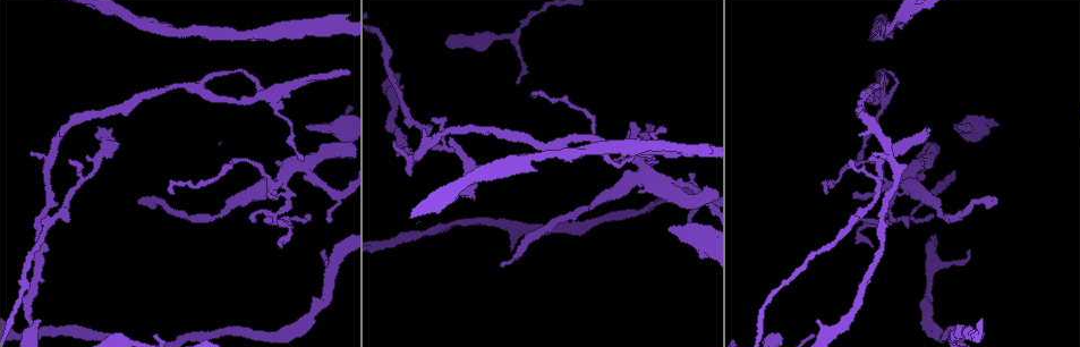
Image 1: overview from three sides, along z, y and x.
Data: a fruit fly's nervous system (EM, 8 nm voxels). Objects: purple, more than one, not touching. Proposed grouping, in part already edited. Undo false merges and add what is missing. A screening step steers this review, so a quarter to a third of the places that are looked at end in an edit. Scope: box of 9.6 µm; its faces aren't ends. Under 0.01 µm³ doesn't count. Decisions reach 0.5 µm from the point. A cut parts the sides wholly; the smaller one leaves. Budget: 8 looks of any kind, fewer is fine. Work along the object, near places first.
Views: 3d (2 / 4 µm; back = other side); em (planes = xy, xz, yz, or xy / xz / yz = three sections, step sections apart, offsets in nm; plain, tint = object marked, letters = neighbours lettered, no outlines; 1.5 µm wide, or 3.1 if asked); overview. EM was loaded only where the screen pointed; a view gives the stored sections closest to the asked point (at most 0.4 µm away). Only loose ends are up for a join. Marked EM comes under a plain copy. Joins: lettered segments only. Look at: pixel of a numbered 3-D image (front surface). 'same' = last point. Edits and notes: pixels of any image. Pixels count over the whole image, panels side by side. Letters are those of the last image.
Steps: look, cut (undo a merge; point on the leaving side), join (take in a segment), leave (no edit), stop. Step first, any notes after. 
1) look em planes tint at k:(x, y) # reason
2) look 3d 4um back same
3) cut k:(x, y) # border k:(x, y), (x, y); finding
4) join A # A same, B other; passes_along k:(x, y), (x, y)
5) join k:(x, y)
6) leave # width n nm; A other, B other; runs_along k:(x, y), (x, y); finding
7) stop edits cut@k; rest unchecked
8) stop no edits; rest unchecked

look 3d 4um at 1:(322, 251) # an open end

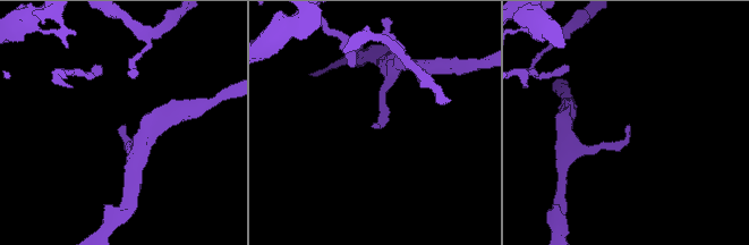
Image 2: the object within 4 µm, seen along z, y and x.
look em planes tint at 2:(376, 128) # need the tissue

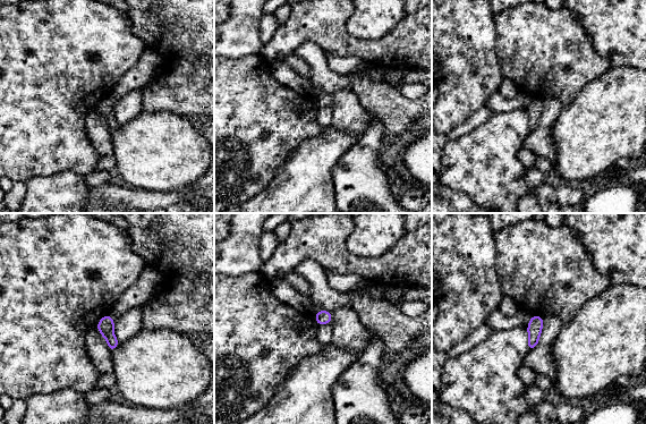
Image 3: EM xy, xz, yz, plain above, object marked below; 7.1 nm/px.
look em planes letters same # see the neighbours

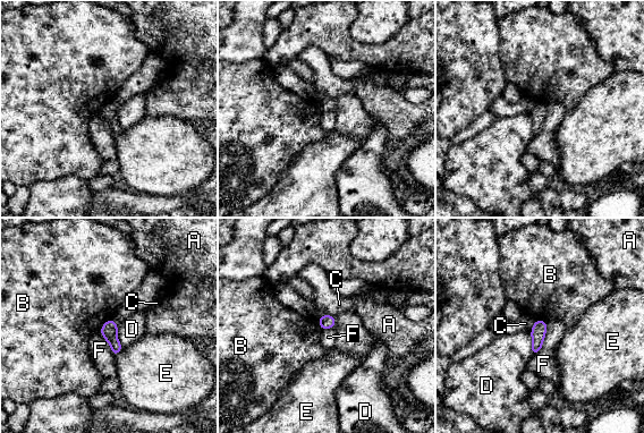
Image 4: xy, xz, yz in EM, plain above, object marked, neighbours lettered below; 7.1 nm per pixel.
leave # A other, B other, C other, D other, E other, F other; border 4:(548, 327), (542, 347), (532, 355); none of them fits

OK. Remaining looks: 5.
look em xy step 4 tint at 1:(641, 167) # looks like a crossing

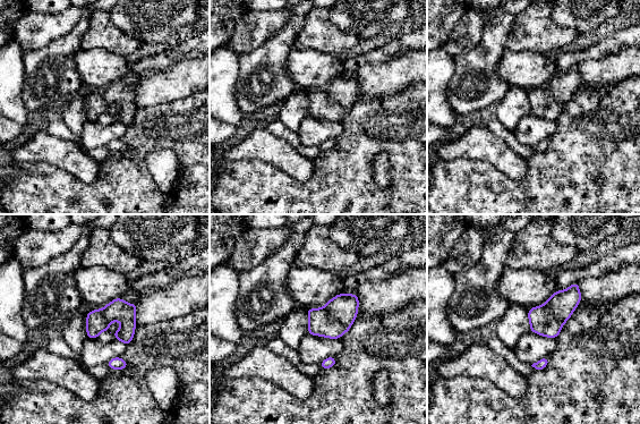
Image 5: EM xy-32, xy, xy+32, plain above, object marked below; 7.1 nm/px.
look em planes letters same

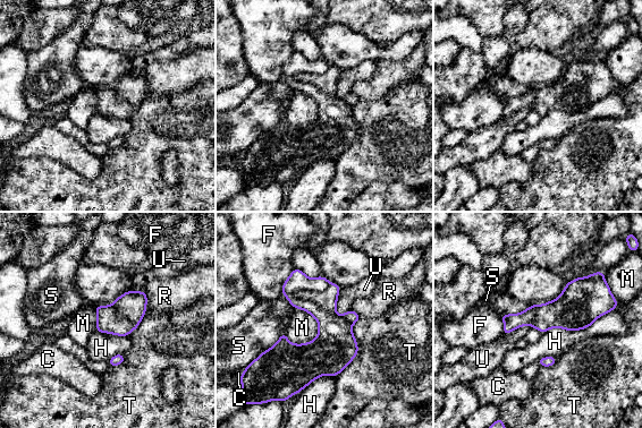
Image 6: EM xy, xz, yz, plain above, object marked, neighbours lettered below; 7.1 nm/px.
cut 6:(327, 299) # C other, F other, H other, M other, R other, S other, T other, U other; border 6:(293, 294), (313, 300), (336, 316); a second neuron is stuck on

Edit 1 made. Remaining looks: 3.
look overview

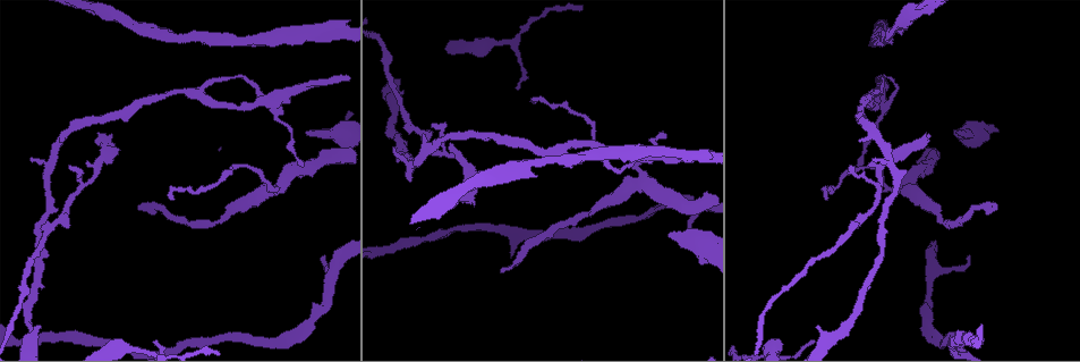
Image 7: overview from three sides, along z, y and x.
look em planes letters at 7:(111, 137) # free end

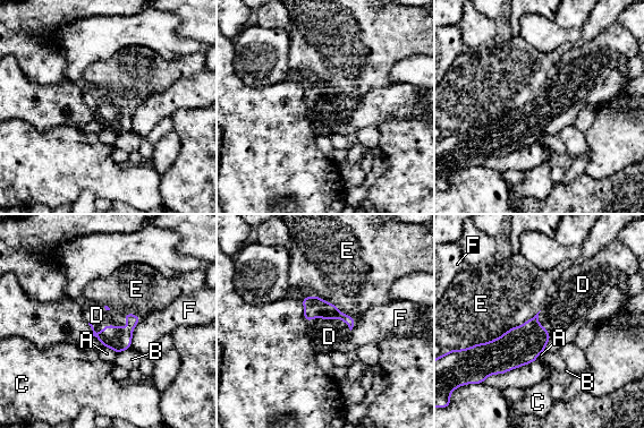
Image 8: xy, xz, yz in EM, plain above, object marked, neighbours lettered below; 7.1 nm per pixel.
join D # A other, B other, C other, D same, E other, F other; passes_along 8:(119, 339), (108, 325), (98, 316); it goes on there

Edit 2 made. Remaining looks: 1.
stop edits cut@6, join@8; rest unchecked

